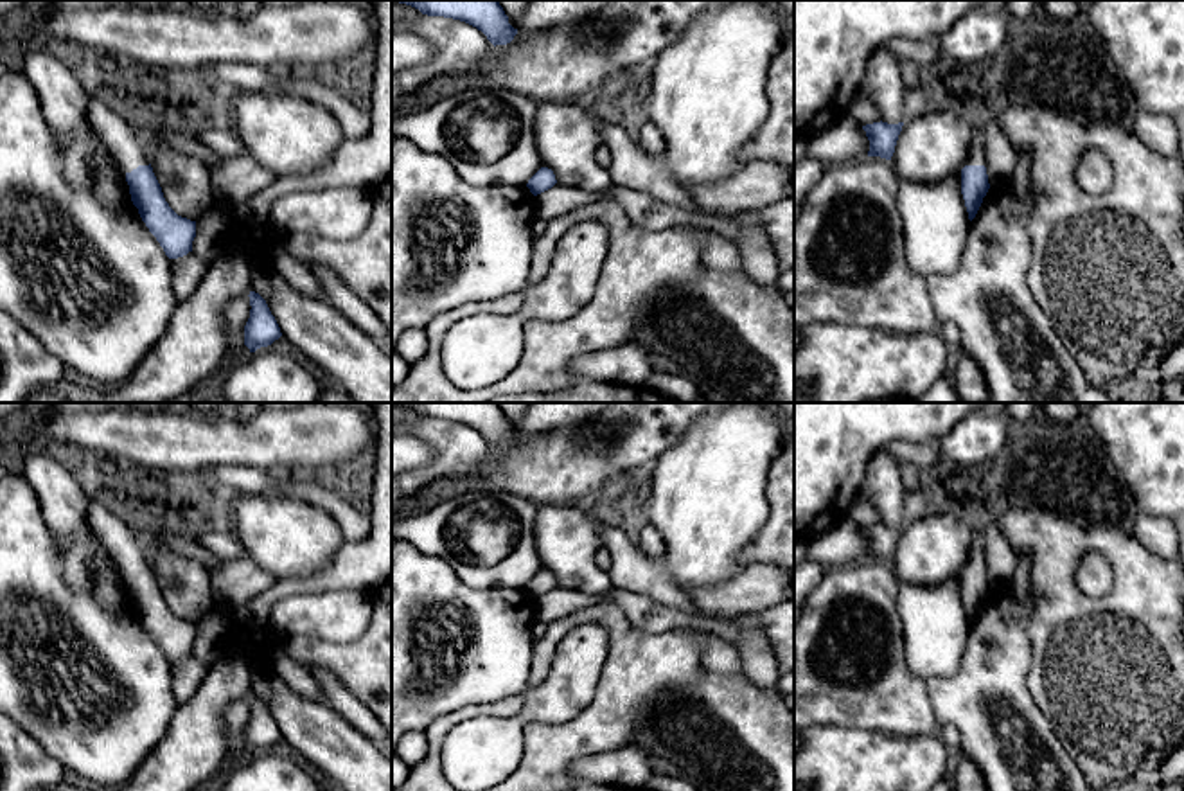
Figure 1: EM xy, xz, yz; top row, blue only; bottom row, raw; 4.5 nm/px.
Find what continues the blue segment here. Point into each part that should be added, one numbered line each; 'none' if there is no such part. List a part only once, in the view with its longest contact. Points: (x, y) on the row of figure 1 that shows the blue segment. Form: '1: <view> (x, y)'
1: xy (123, 141)

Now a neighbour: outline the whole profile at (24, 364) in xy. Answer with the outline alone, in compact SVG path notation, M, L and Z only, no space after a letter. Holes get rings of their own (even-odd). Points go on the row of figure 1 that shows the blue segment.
M0 309L0 403L25 403L41 383L59 381L66 367Z

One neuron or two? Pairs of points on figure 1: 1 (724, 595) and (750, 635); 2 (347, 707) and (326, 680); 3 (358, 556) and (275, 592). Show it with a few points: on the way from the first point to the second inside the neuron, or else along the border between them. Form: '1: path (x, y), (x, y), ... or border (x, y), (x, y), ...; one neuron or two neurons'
1: border (753, 612), (715, 617); two neurons
2: path (342, 700), (331, 687); one neuron
3: path (338, 576), (295, 586); one neuron

